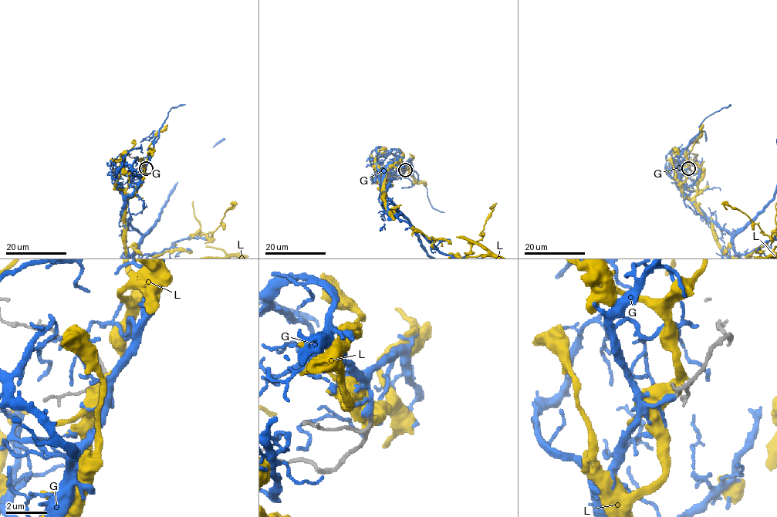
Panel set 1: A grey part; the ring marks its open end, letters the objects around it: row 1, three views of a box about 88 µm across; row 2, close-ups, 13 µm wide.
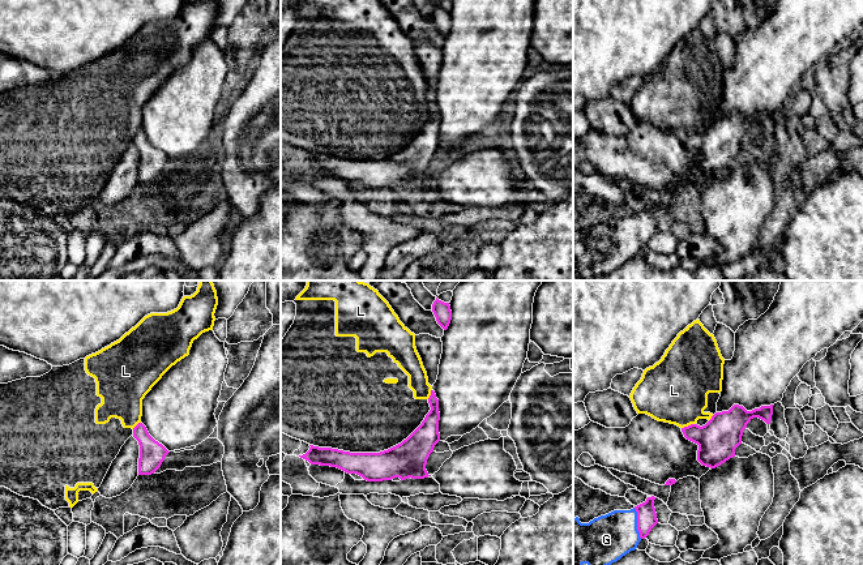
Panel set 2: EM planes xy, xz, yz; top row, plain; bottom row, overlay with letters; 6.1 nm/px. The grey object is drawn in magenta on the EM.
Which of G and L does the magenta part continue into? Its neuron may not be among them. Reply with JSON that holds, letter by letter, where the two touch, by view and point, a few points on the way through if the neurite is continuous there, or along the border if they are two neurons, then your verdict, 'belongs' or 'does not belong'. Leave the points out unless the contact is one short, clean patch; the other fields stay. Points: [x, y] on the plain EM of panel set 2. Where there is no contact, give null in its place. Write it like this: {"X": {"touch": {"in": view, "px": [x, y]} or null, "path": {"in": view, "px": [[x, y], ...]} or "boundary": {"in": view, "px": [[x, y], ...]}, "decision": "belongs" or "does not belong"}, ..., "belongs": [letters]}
{"G": {"touch": {"in": "yz", "px": [637, 231]}, "path": {"in": "yz", "px": [[646, 225], [637, 231], [606, 247]]}, "decision": "belongs"}, "L": {"touch": {"in": "yz", "px": [688, 133]}, "decision": "does not belong"}, "belongs": ["G"]}

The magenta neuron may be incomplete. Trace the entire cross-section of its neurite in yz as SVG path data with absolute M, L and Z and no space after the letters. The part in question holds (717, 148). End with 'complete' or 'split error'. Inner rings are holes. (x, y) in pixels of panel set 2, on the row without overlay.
M734 112L729 119L715 120L705 133L691 132L682 136L682 140L687 147L698 153L697 168L715 176L735 164L743 138L753 125L770 132L773 114L747 119L743 114Z | complete

